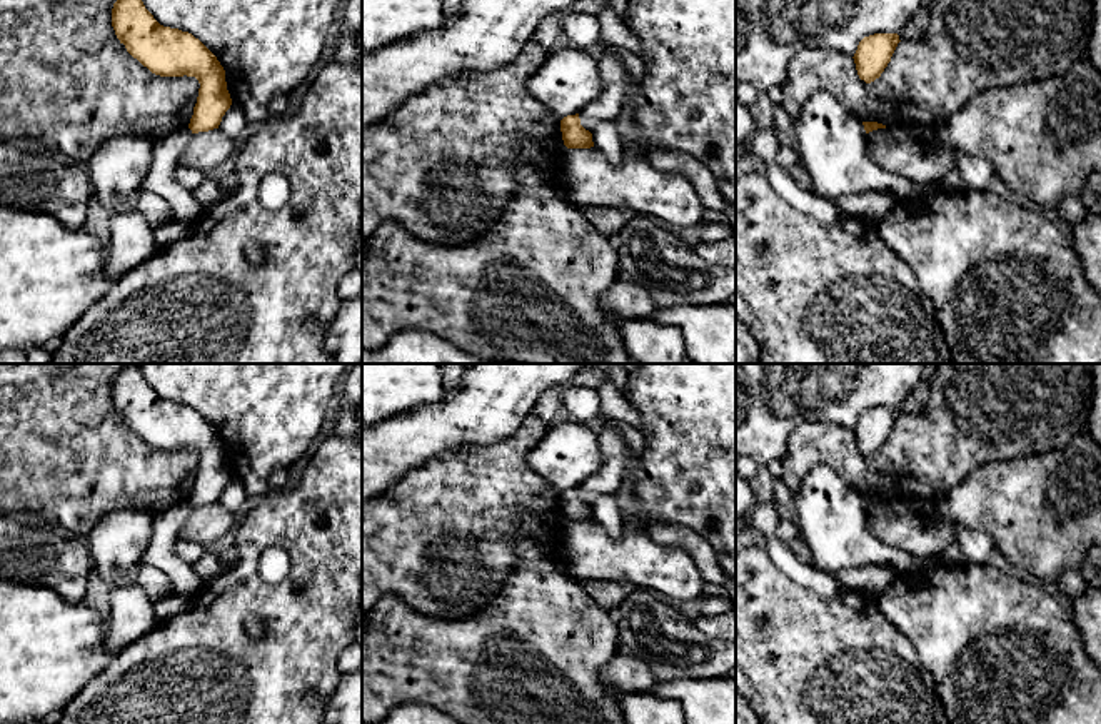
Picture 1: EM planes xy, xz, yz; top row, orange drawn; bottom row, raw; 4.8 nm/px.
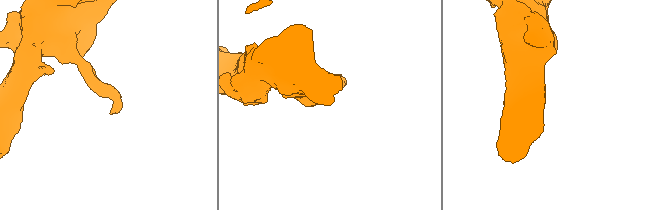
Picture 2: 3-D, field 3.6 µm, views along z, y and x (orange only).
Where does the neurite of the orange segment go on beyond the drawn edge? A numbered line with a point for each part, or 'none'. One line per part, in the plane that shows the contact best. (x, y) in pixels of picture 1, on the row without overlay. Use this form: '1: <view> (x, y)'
none

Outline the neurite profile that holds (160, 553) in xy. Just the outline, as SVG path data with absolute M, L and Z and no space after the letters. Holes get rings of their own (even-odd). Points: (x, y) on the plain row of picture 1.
M185 500L153 515L153 534L140 559L140 564L165 572L178 596L194 596L202 587L194 566L175 554L175 542L192 509Z

